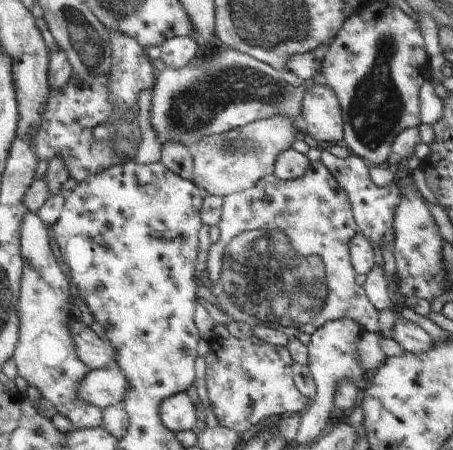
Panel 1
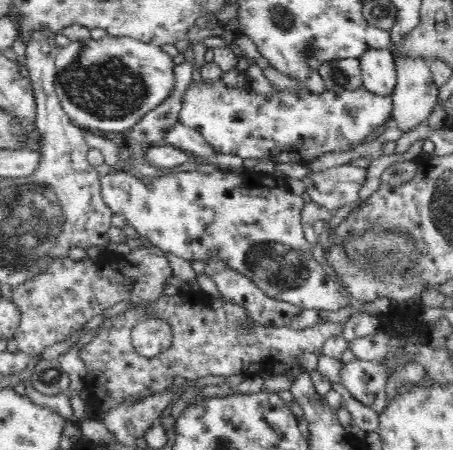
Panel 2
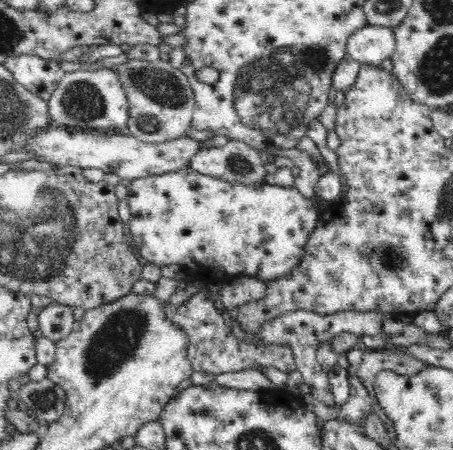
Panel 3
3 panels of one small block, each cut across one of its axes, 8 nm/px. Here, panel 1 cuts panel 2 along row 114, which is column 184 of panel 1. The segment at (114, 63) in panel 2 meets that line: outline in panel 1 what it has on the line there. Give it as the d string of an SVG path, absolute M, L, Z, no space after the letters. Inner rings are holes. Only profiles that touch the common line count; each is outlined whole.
M219 48L209 56L201 54L199 58L195 58L185 68L179 68L179 70L163 68L155 76L153 104L151 104L151 126L163 142L161 148L165 148L165 144L169 144L169 142L179 142L179 144L185 144L191 150L205 136L217 136L217 134L225 134L225 132L231 132L231 130L239 130L239 128L249 126L257 120L273 118L273 116L279 116L279 114L295 120L297 124L303 124L301 118L303 118L305 94L307 94L305 88L295 88L295 86L287 84L283 80L281 72L277 72L277 68L259 62L259 60L251 58L249 54L229 50L229 48Z

